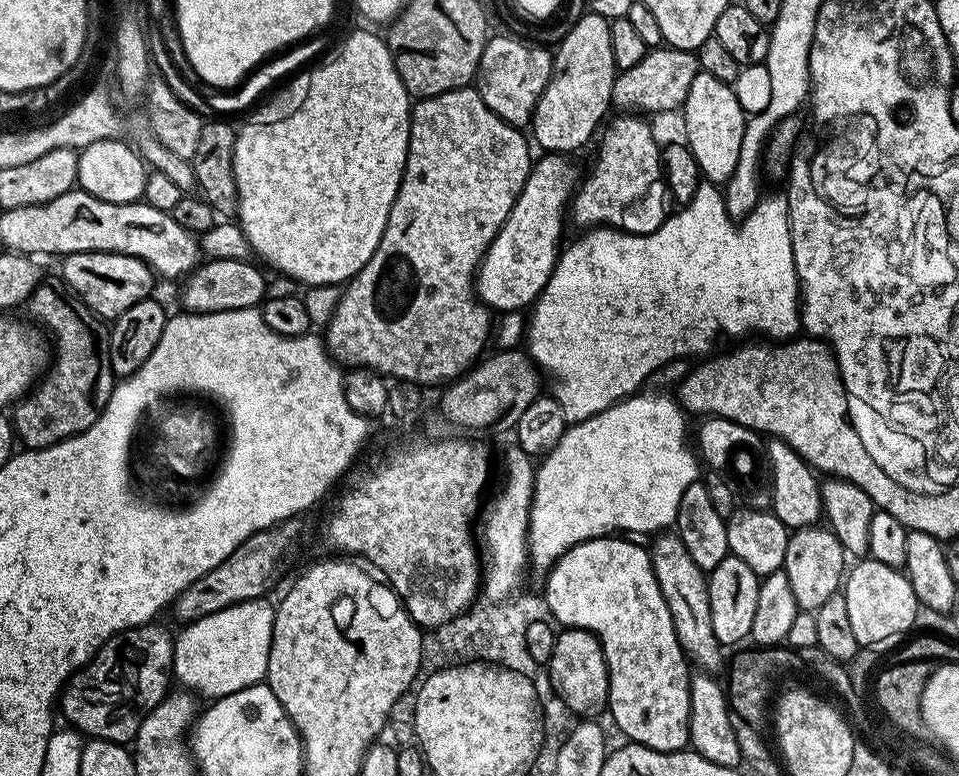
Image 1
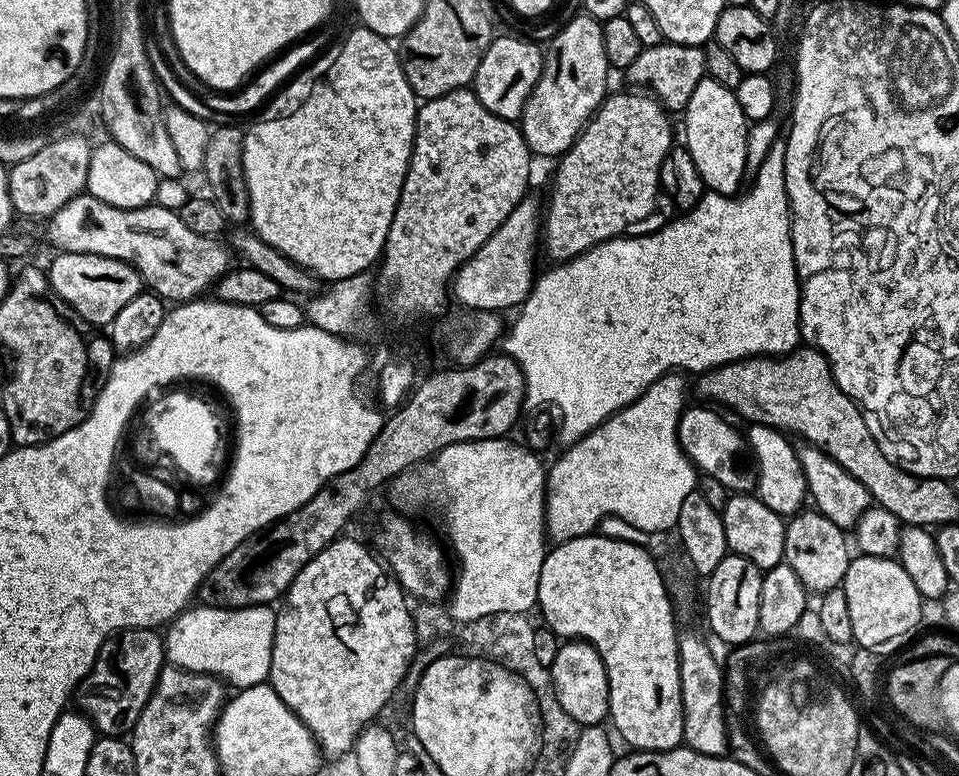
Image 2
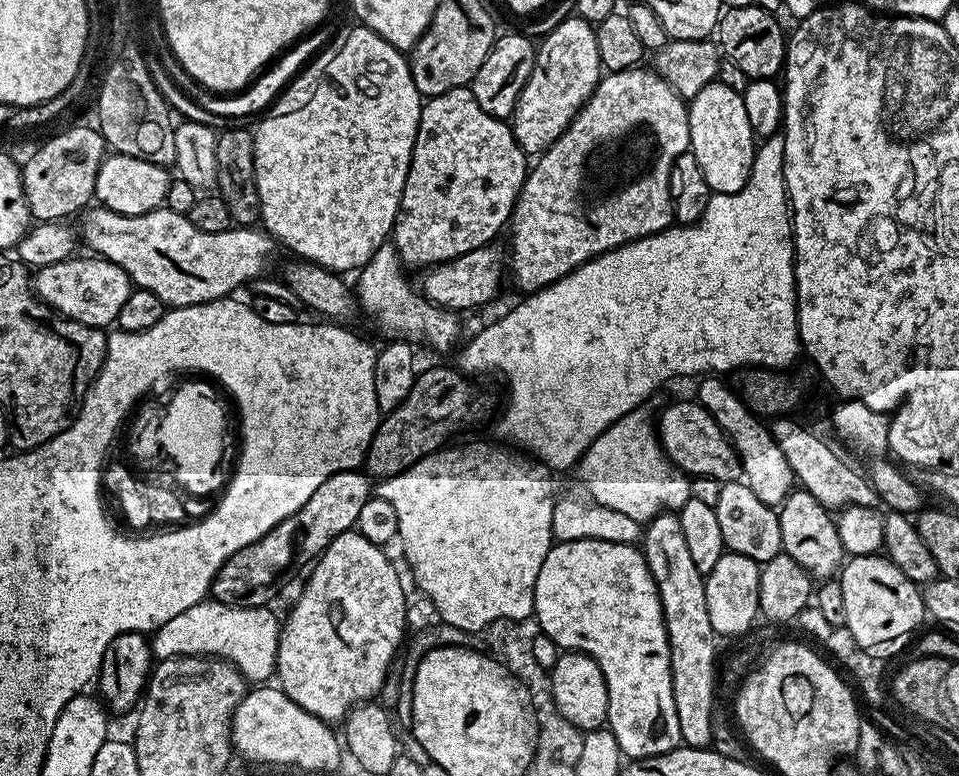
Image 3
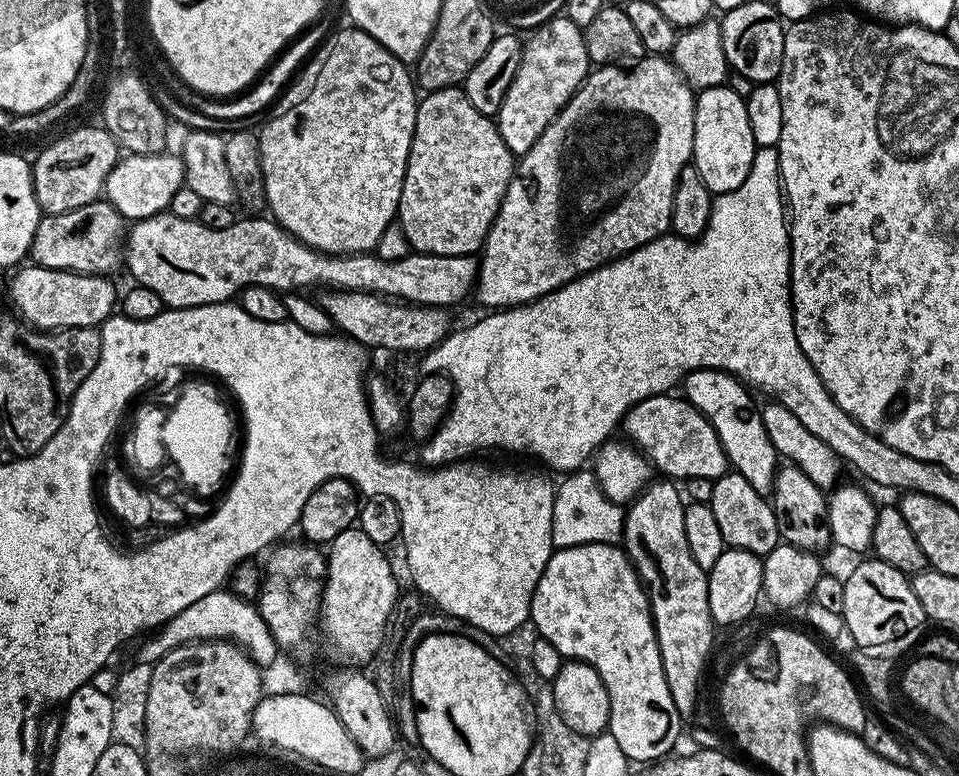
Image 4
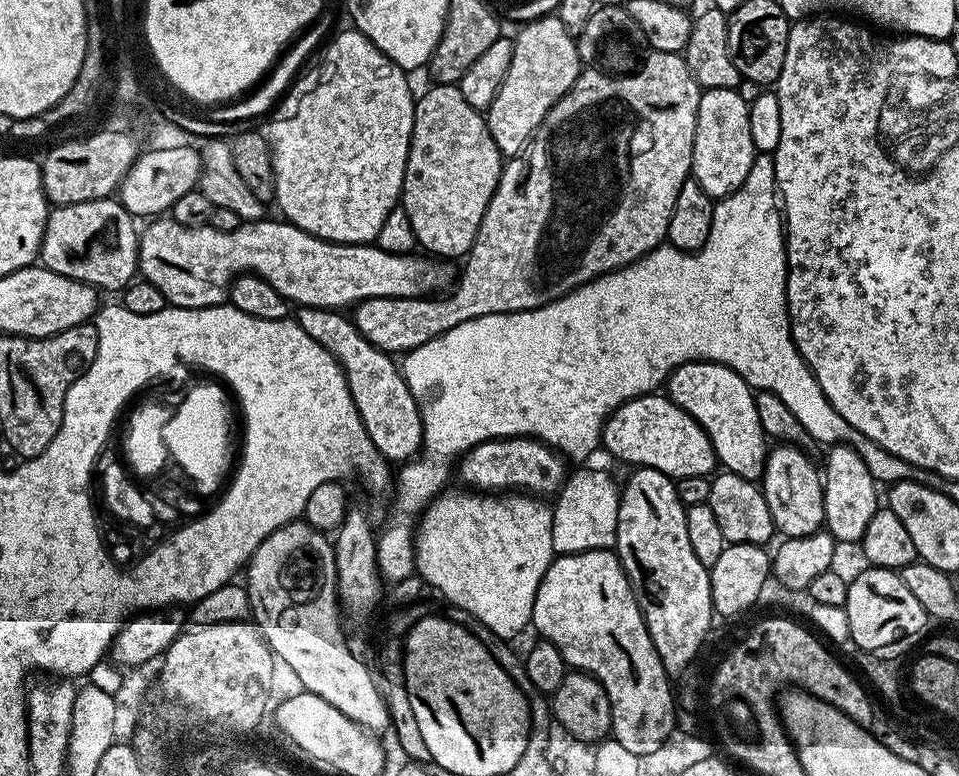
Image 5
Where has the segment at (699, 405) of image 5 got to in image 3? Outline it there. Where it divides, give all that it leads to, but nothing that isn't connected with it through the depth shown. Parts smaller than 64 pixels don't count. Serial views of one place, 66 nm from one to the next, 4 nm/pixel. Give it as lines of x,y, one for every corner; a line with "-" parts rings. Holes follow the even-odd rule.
708,376
699,381
699,404
717,420
718,426
727,433
729,442
736,448
743,479
750,490
754,490
761,502
778,506
794,491
797,483
796,476
790,470
790,462
786,462
786,454
778,450
778,442
774,442
769,425
748,407
738,395
737,389
735,392
734,389
727,388
721,380
723,379
718,376

